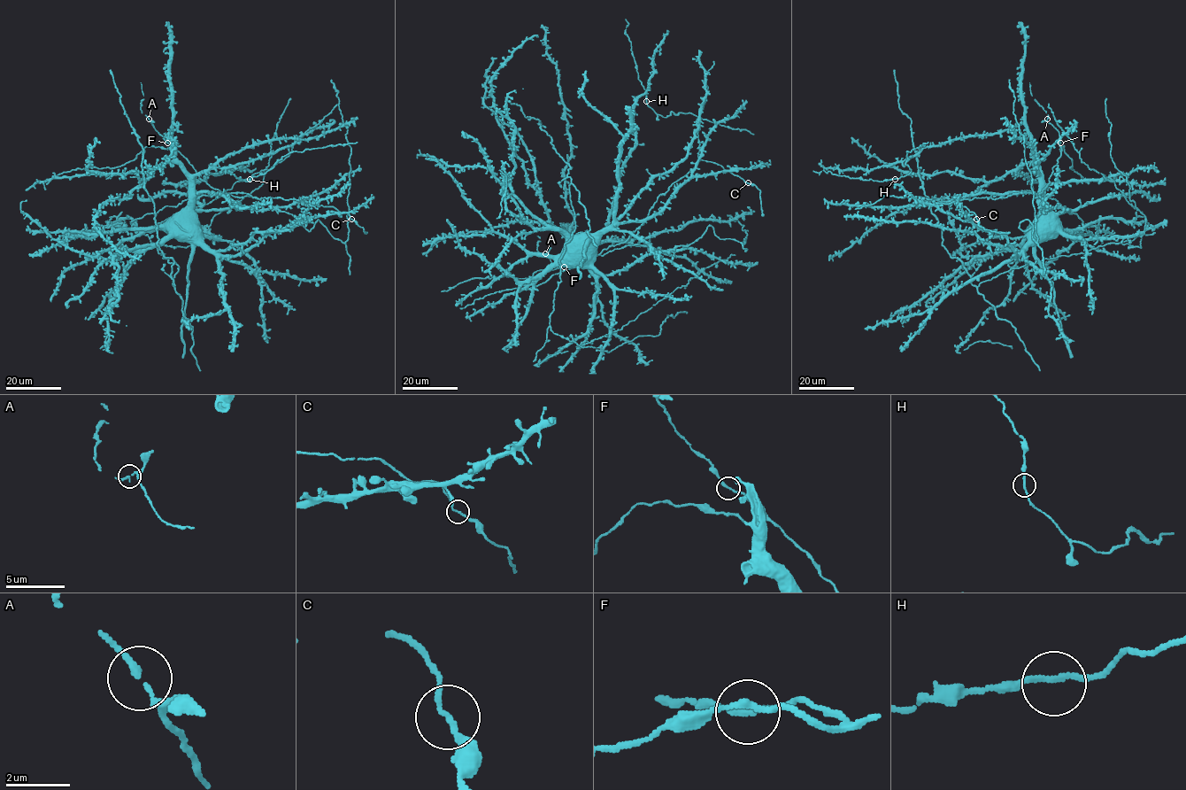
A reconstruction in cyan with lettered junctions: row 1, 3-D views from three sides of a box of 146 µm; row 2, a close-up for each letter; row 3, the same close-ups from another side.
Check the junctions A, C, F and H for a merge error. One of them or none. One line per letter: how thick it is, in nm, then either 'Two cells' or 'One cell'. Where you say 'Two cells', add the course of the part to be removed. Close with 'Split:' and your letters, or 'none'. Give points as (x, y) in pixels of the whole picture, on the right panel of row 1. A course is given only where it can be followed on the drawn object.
A: Thickness 160 nm. One cell
C: Thickness 150 nm. One cell
F: Thickness 160 nm. One cell
H: Thickness 160 nm. One cell
Split: none

